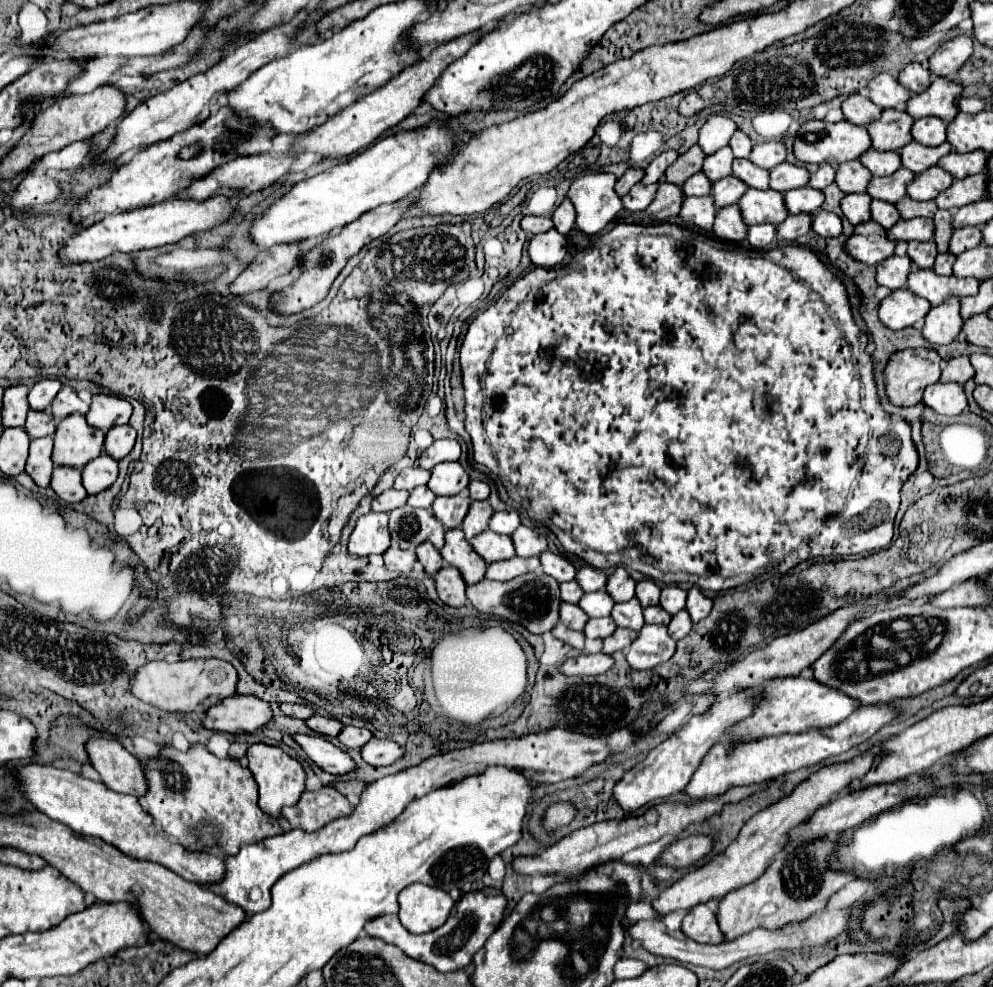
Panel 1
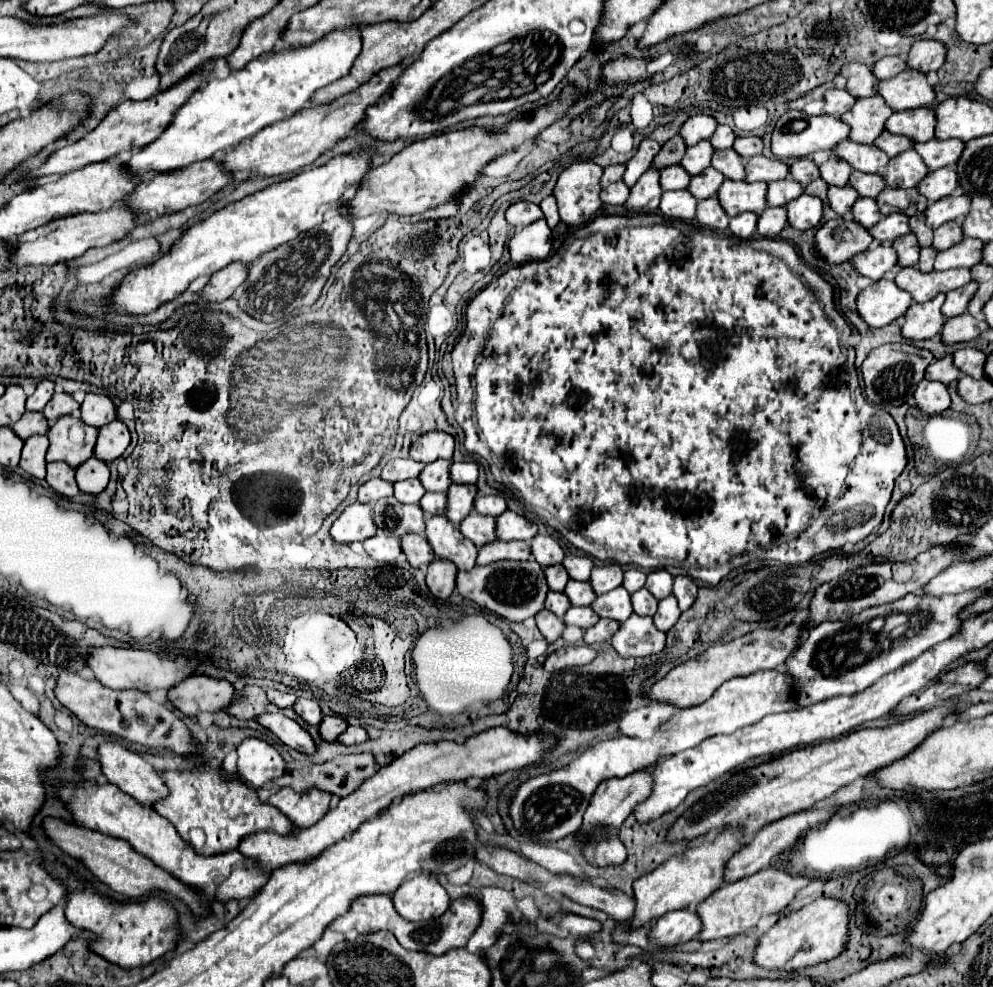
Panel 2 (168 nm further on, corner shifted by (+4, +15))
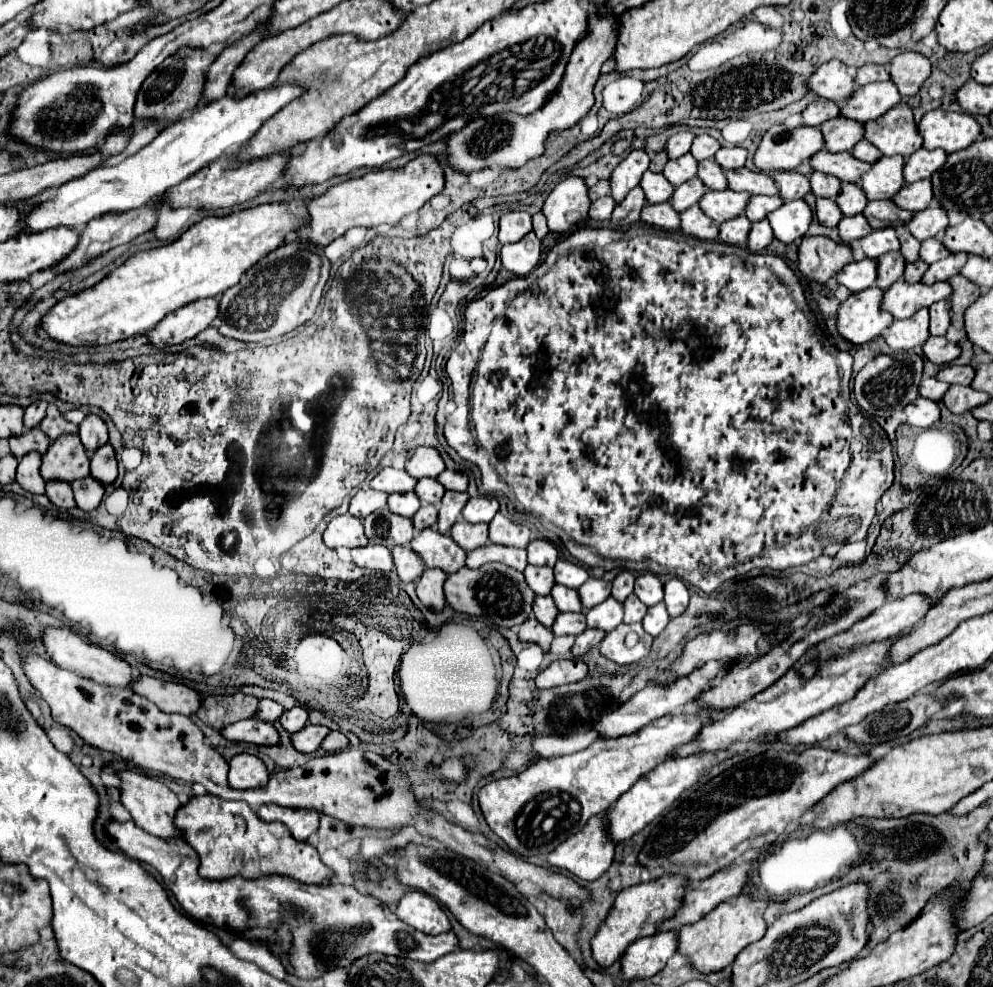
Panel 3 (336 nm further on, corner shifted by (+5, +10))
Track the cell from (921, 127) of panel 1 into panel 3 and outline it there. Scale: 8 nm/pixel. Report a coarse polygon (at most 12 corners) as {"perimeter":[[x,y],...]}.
{"perimeter":[[907,101],[863,123],[881,155],[913,155],[923,139]]}

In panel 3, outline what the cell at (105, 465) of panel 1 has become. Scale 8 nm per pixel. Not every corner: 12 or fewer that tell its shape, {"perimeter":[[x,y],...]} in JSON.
{"perimeter":[[93,477],[73,481],[77,507],[93,511],[101,503],[105,487]]}

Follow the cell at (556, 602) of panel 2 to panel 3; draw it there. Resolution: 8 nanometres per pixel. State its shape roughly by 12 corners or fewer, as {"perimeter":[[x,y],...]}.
{"perimeter":[[535,597],[533,615],[541,625],[551,627],[557,613],[547,597]]}

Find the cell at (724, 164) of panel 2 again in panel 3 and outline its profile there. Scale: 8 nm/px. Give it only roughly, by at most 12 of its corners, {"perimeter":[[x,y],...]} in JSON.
{"perimeter":[[715,159],[699,161],[697,177],[707,189],[727,189]]}

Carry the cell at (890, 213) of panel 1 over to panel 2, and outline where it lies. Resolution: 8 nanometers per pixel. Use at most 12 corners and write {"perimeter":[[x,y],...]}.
{"perimeter":[[858,198],[854,220],[872,228],[882,216],[874,198]]}

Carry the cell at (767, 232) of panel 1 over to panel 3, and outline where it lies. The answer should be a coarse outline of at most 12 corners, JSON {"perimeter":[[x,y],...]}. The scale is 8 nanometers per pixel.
{"perimeter":[[739,215],[719,225],[719,239],[745,247],[751,223]]}

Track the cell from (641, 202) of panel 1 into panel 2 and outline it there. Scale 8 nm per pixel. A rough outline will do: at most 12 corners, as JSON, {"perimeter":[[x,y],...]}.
{"perimeter":[[620,180],[602,190],[604,204],[624,204],[630,188]]}

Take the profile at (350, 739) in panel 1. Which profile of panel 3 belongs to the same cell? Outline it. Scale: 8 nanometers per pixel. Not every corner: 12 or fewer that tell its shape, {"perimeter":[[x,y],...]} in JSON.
{"perimeter":[[307,723],[291,733],[291,745],[299,753],[319,749],[327,727]]}

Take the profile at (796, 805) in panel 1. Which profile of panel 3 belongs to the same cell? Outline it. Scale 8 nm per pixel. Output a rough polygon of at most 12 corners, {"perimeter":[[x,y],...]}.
{"perimeter":[[685,877],[623,889],[591,939],[613,965],[633,941],[675,915]]}

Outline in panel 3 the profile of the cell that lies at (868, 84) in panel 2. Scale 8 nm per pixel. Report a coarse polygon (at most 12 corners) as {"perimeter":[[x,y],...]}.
{"perimeter":[[841,61],[823,63],[805,81],[817,97],[839,103],[853,77]]}

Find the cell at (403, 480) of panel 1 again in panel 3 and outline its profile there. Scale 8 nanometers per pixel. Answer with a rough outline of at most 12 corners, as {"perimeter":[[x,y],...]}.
{"perimeter":[[385,467],[369,487],[409,493],[417,481],[405,469]]}

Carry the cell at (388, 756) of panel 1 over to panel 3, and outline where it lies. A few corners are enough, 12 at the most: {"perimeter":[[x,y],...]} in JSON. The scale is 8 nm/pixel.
{"perimeter":[[331,731],[323,743],[323,751],[337,751],[349,745],[347,737]]}

